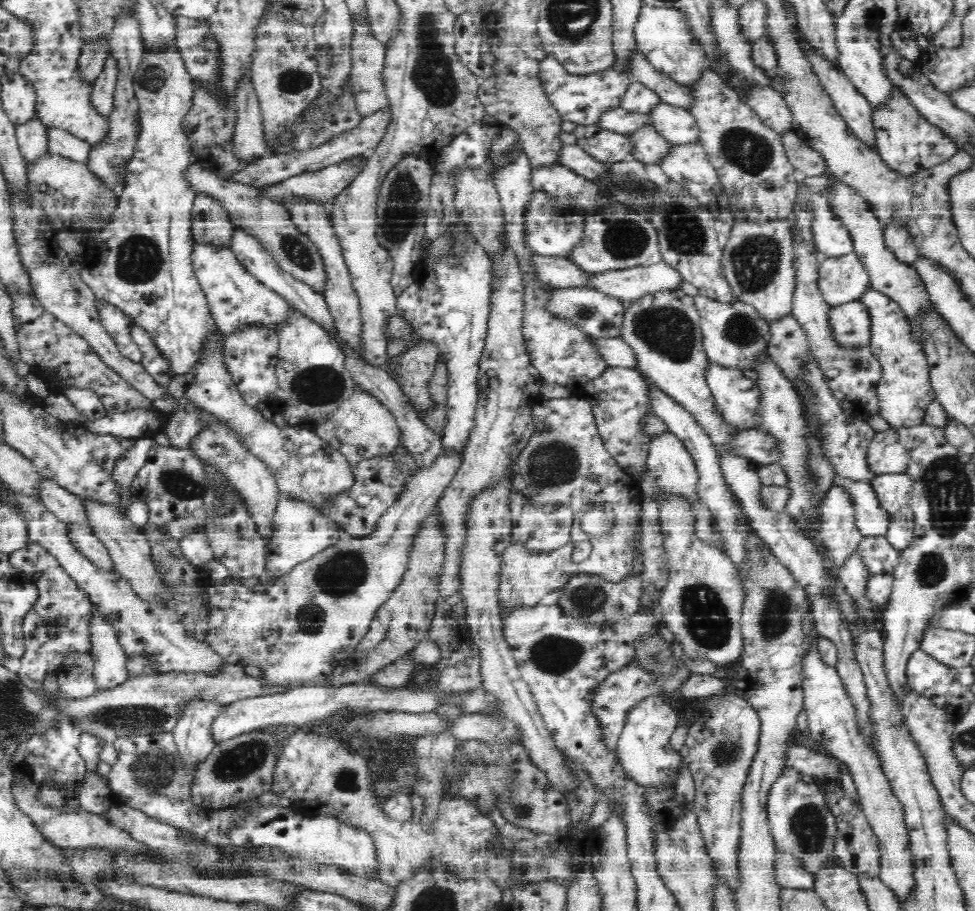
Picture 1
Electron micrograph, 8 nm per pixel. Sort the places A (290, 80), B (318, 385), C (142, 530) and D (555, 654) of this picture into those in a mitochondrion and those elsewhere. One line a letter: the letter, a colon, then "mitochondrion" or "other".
A: mitochondrion
B: mitochondrion
C: other
D: mitochondrion

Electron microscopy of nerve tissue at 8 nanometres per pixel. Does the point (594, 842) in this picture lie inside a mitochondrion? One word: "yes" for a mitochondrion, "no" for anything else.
no

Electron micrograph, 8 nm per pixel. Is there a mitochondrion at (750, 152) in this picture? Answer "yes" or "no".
yes

